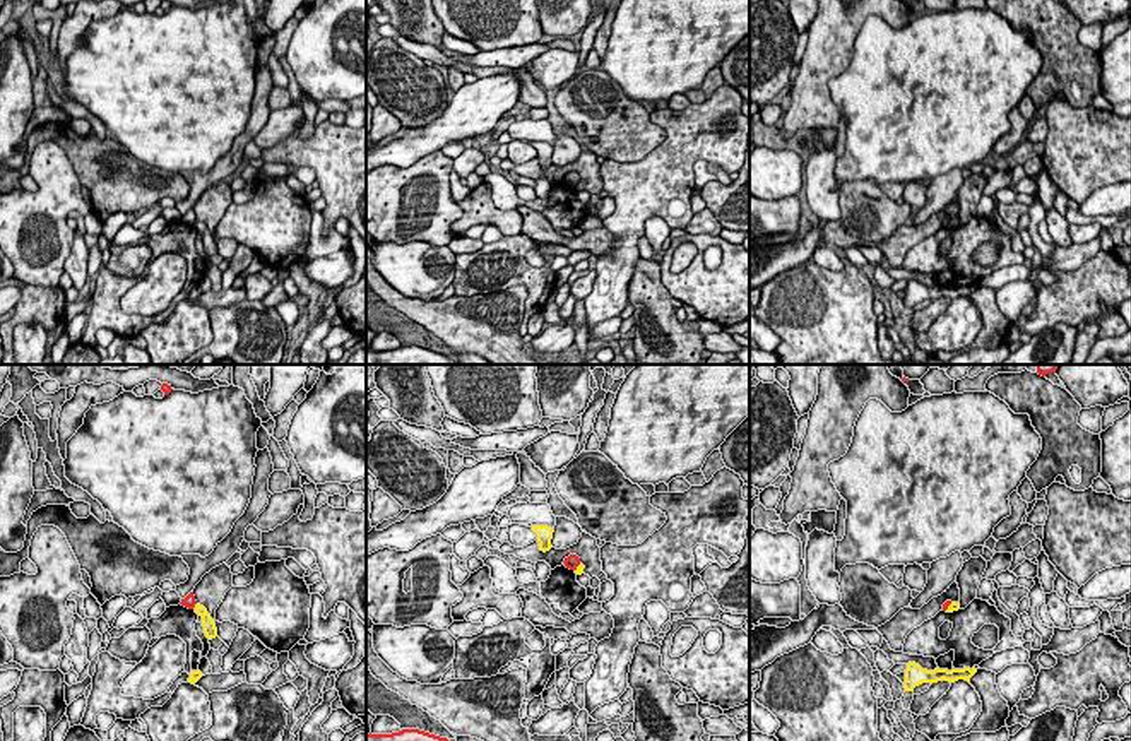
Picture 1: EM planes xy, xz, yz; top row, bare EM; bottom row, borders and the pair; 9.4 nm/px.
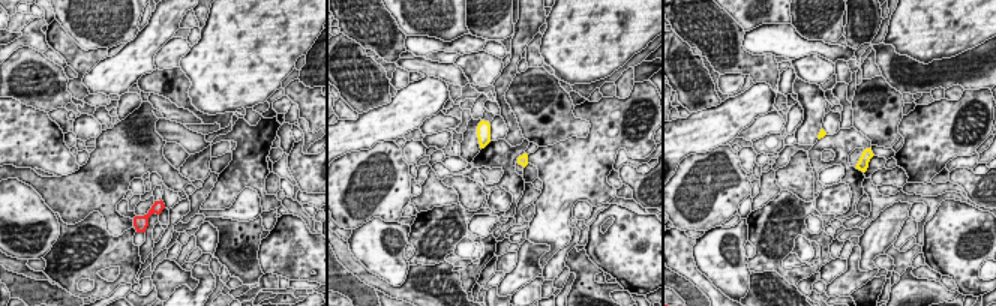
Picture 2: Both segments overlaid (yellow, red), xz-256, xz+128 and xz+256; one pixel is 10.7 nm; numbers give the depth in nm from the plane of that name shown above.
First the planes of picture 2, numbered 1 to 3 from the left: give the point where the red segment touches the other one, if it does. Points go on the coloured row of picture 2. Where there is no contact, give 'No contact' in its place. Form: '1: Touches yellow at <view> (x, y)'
1: No contact
2: No contact
3: No contact

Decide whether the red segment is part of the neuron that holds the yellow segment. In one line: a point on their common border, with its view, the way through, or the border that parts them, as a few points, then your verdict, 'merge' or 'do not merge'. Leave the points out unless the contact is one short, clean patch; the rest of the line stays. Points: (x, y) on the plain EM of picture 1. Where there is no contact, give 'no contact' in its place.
contact xy (195, 223); border xy (195, 219), (192, 225); do not merge

